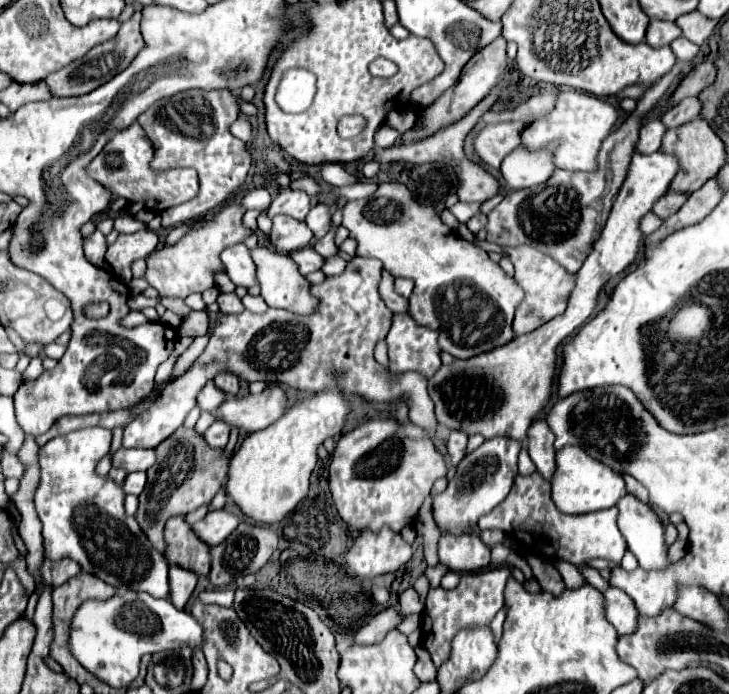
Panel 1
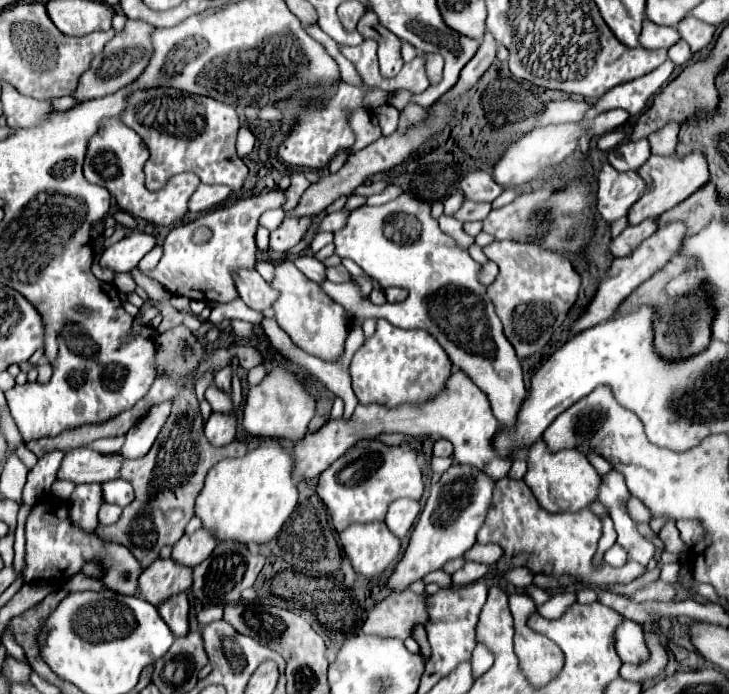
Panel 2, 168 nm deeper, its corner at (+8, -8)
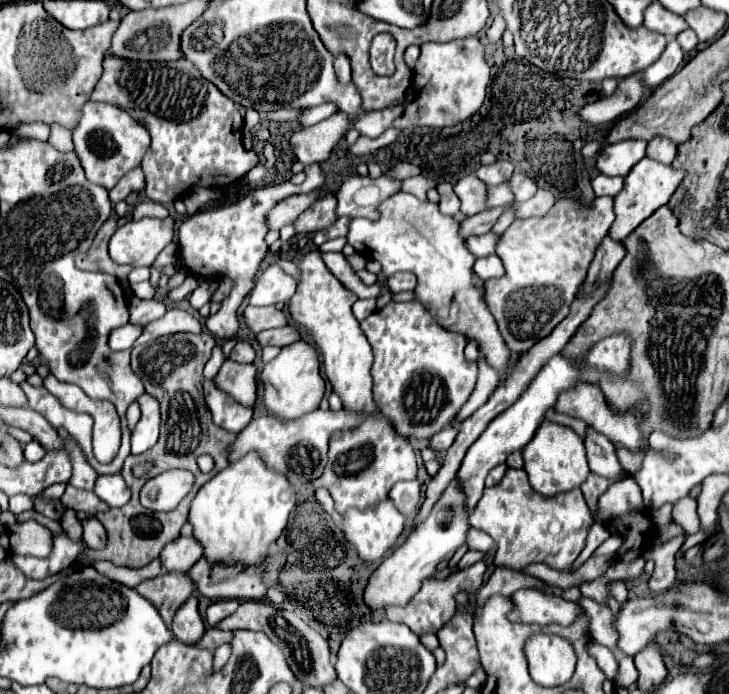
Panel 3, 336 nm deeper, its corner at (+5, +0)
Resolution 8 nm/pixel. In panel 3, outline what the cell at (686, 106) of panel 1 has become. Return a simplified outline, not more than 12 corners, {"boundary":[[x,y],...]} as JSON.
{"boundary":[[653,137],[647,157],[667,163],[675,159],[677,143]]}

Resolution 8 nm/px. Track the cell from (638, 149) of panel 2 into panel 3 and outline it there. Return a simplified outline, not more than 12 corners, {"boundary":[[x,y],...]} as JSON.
{"boundary":[[619,141],[597,155],[605,175],[627,175],[647,141]]}

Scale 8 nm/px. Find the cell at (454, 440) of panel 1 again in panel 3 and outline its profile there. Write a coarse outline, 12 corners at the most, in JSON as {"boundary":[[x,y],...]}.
{"boundary":[[447,427],[431,437],[433,451],[447,451],[453,445],[457,427]]}

